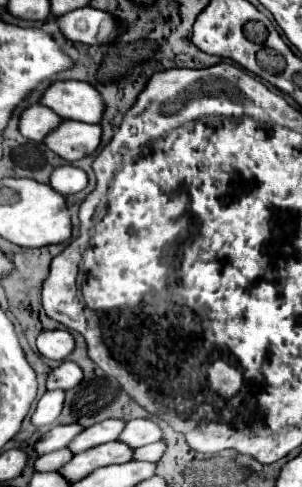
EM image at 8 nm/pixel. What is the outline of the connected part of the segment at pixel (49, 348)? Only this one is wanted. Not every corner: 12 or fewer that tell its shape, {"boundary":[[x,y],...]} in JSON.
{"boundary":[[47,330],[37,336],[45,358],[65,360],[75,340],[67,330]]}

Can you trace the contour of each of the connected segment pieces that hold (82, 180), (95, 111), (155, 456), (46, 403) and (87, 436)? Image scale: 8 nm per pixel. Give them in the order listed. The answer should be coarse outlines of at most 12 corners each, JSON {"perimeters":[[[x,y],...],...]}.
{"perimeters":[[[59,166],[49,182],[69,196],[87,186],[85,170]],[[51,84],[41,104],[65,120],[101,122],[107,110],[93,84]],[[163,440],[137,448],[133,460],[157,462],[167,452]],[[49,390],[31,422],[53,424],[63,412],[65,390]],[[109,418],[85,428],[71,444],[71,452],[113,442],[125,420]]]}

